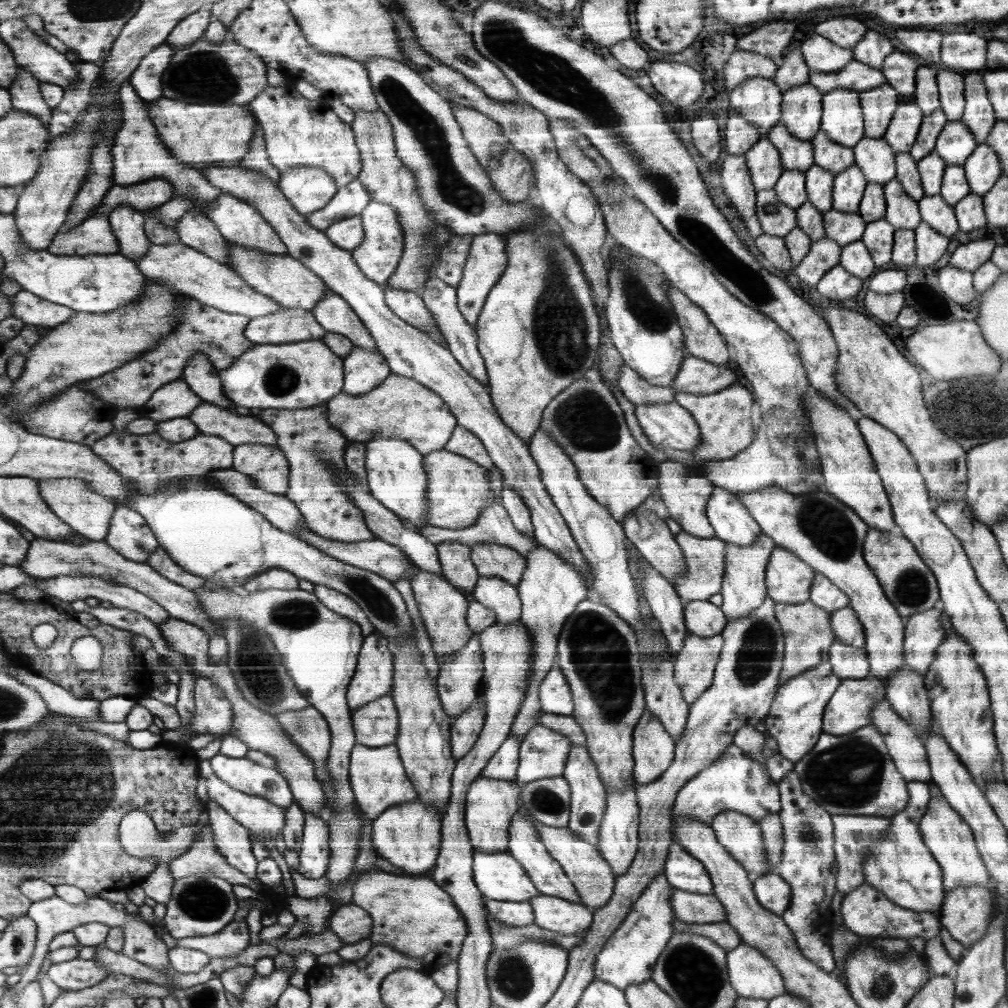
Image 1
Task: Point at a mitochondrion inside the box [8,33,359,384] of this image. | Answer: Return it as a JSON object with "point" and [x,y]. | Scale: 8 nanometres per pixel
{"point":[216,80]}

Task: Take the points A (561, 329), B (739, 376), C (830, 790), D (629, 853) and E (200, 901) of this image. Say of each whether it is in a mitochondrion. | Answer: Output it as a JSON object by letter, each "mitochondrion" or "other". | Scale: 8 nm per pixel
{"A":"mitochondrion","B":"other","C":"mitochondrion","D":"other","E":"mitochondrion"}

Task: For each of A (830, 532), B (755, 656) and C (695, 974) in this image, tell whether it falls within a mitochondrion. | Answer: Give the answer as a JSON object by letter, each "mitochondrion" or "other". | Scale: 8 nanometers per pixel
{"A":"mitochondrion","B":"mitochondrion","C":"mitochondrion"}

